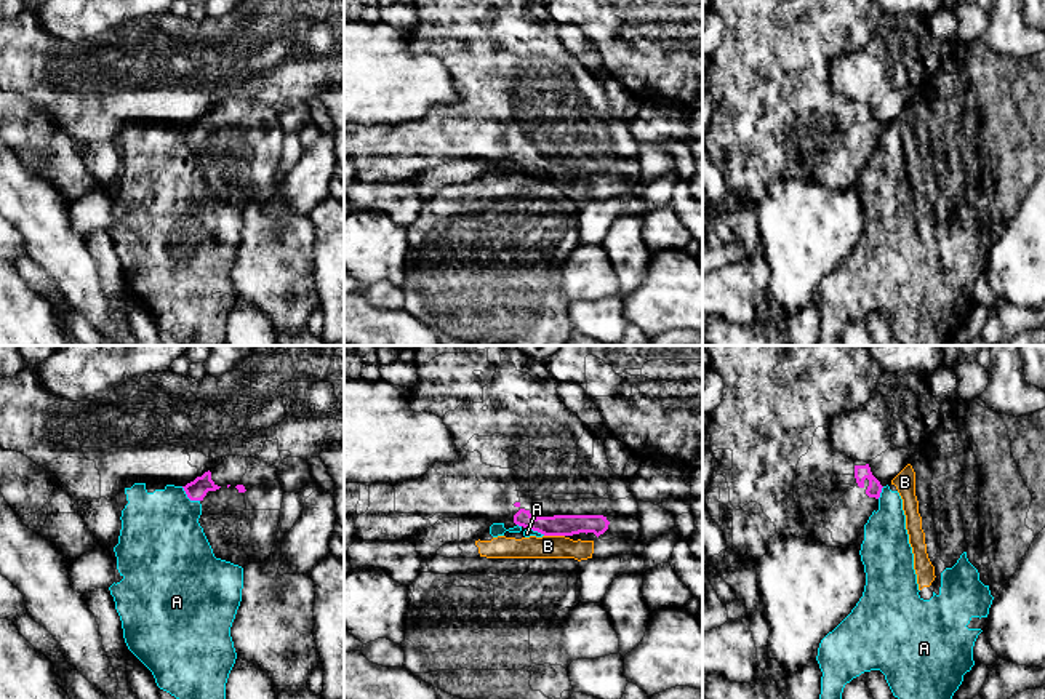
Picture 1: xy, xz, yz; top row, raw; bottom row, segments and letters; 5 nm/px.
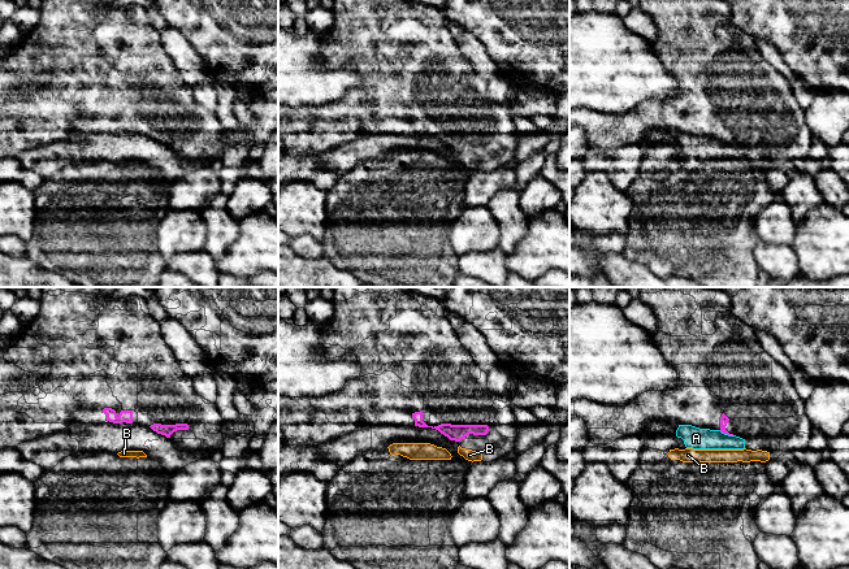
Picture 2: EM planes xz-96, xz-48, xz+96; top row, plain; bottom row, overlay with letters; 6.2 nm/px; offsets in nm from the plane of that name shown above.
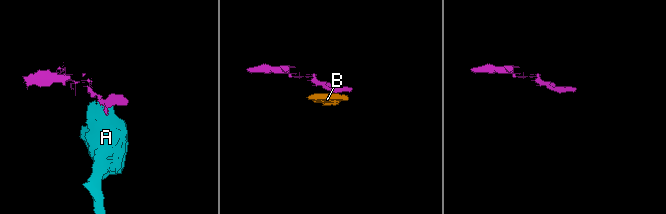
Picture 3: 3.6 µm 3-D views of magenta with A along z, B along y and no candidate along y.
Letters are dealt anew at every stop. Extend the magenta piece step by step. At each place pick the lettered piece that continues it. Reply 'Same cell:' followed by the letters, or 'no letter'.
Same cell: no letter

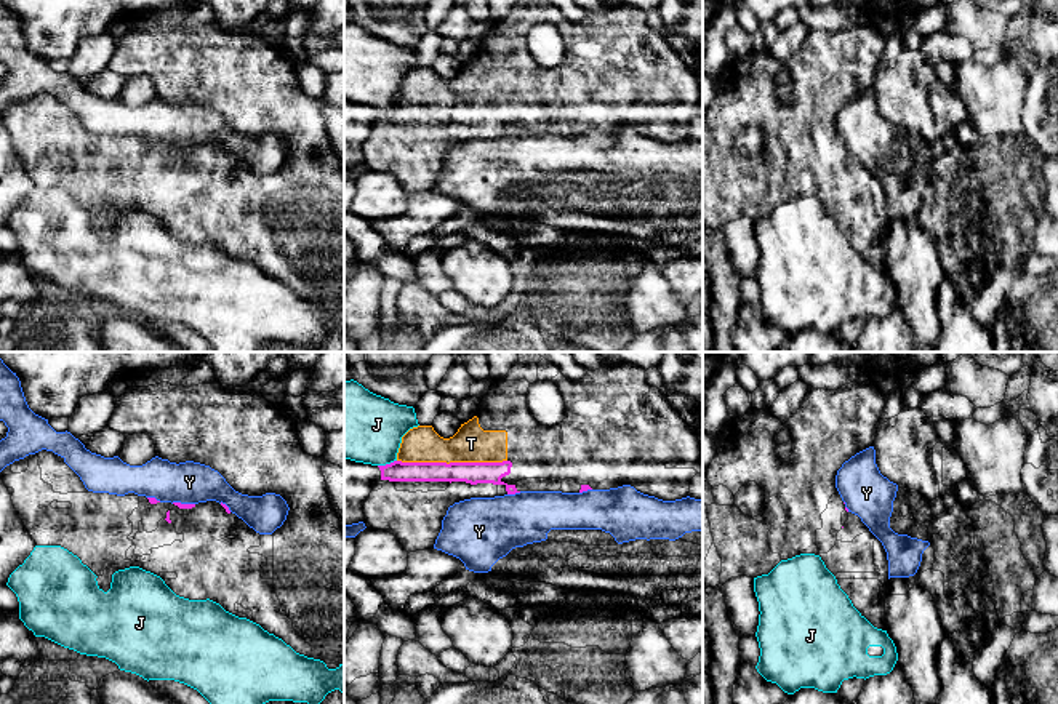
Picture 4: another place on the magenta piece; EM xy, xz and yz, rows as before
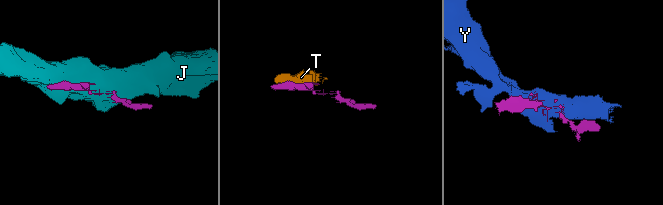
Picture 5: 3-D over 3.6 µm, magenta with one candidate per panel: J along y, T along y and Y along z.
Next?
Same cell: T

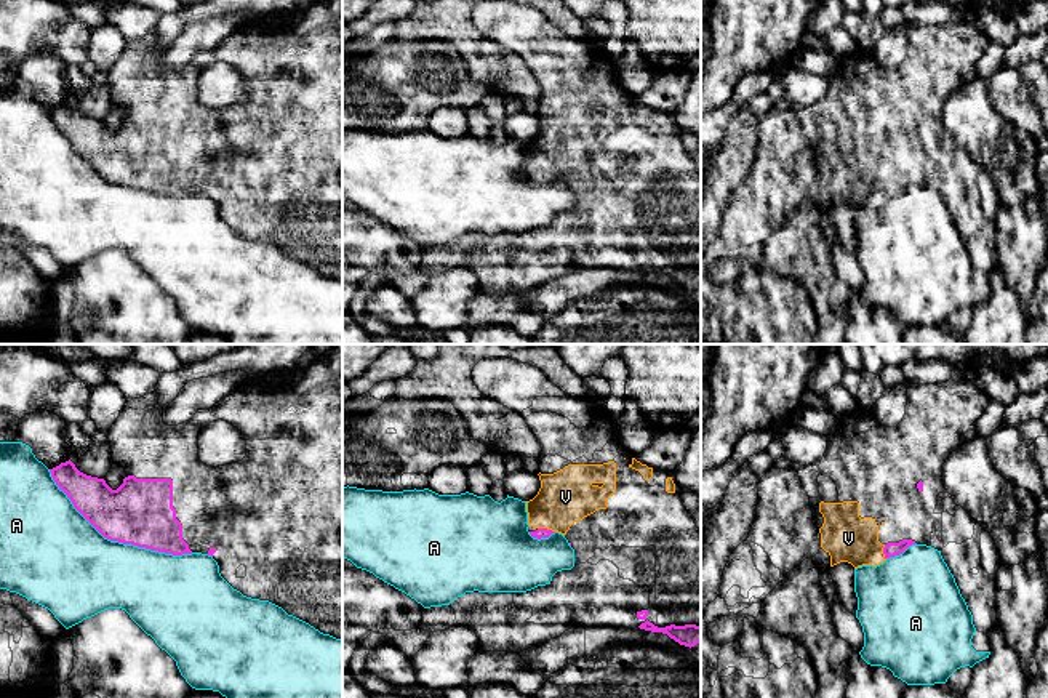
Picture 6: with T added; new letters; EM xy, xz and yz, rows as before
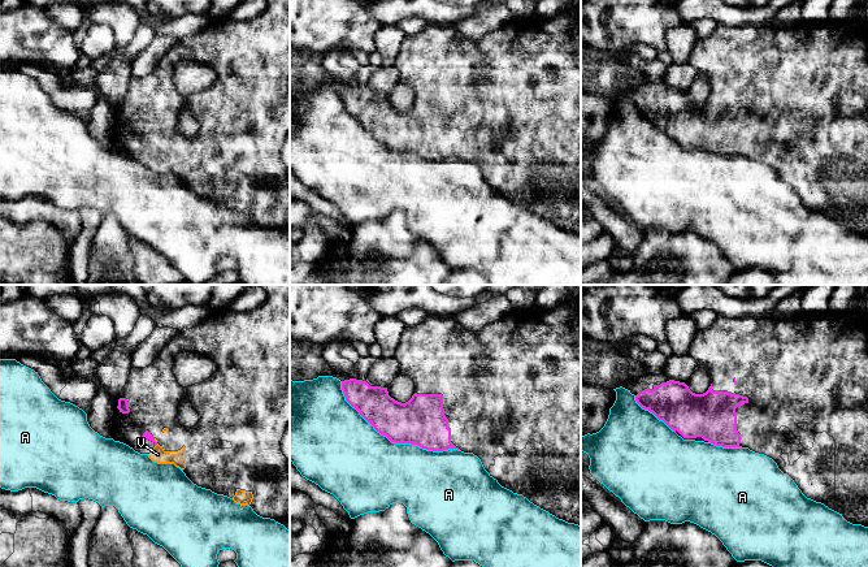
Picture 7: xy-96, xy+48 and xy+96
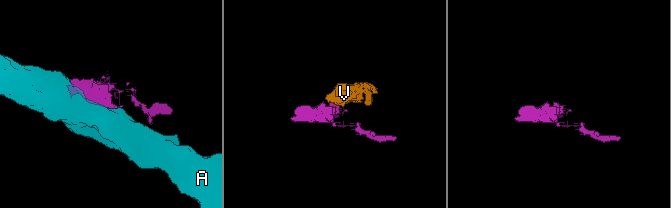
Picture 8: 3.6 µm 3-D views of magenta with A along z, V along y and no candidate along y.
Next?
Same cell: V

